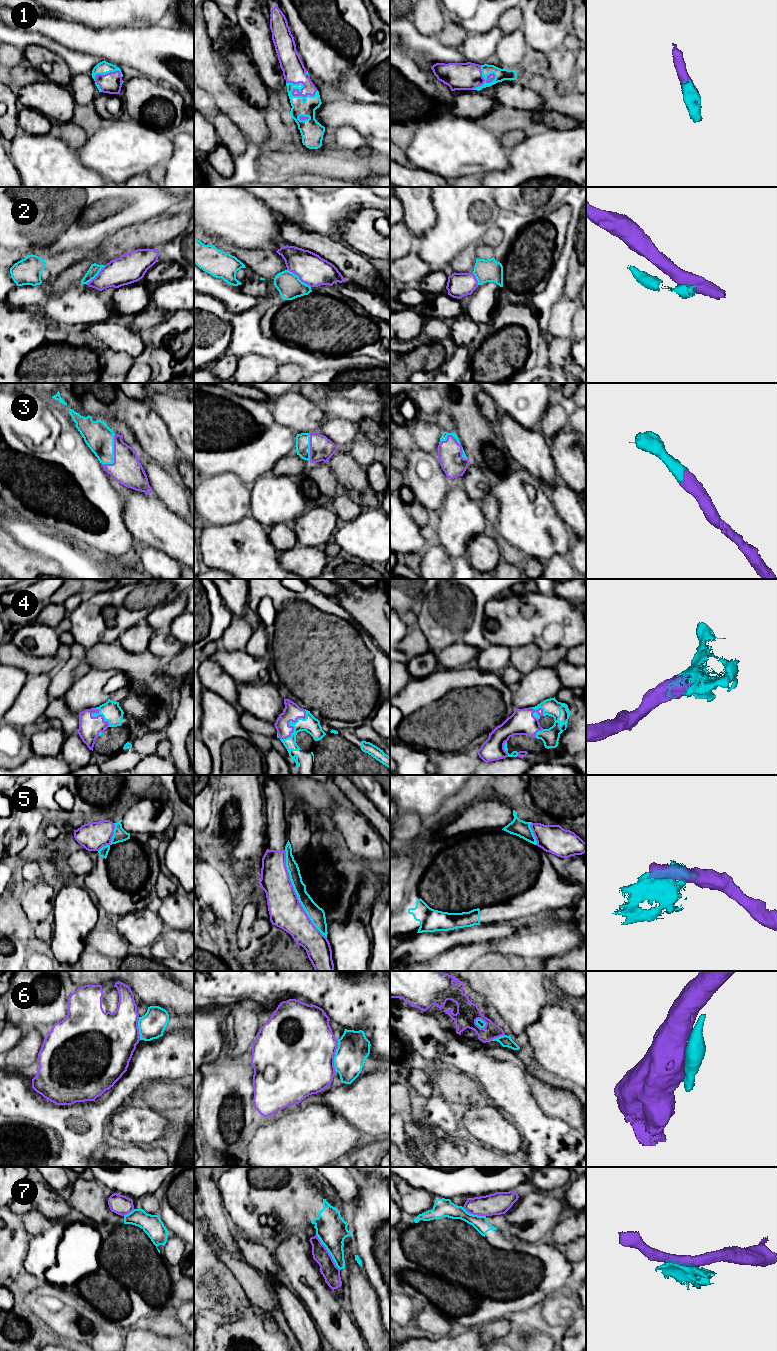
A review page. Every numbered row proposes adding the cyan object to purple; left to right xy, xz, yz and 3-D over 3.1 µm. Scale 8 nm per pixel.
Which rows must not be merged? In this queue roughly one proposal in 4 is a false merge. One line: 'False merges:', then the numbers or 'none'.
False merges: 2, 5, 6, 7

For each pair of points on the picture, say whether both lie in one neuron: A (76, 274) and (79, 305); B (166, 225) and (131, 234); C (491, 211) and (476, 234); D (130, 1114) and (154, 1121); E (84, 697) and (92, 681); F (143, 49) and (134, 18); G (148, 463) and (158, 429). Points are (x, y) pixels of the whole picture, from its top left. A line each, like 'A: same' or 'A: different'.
A: different
B: same
C: same
D: same
E: same
F: different
G: different

